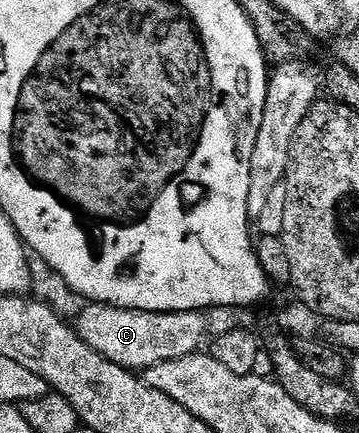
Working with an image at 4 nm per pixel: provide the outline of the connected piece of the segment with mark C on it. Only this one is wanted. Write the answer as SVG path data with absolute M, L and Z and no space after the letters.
M89 302L88 307L74 320L76 331L102 357L114 361L114 365L125 367L127 371L142 373L148 367L158 365L162 361L174 361L178 357L197 354L201 350L200 342L208 331L205 316L199 311L131 311L121 307L108 307L105 303Z

